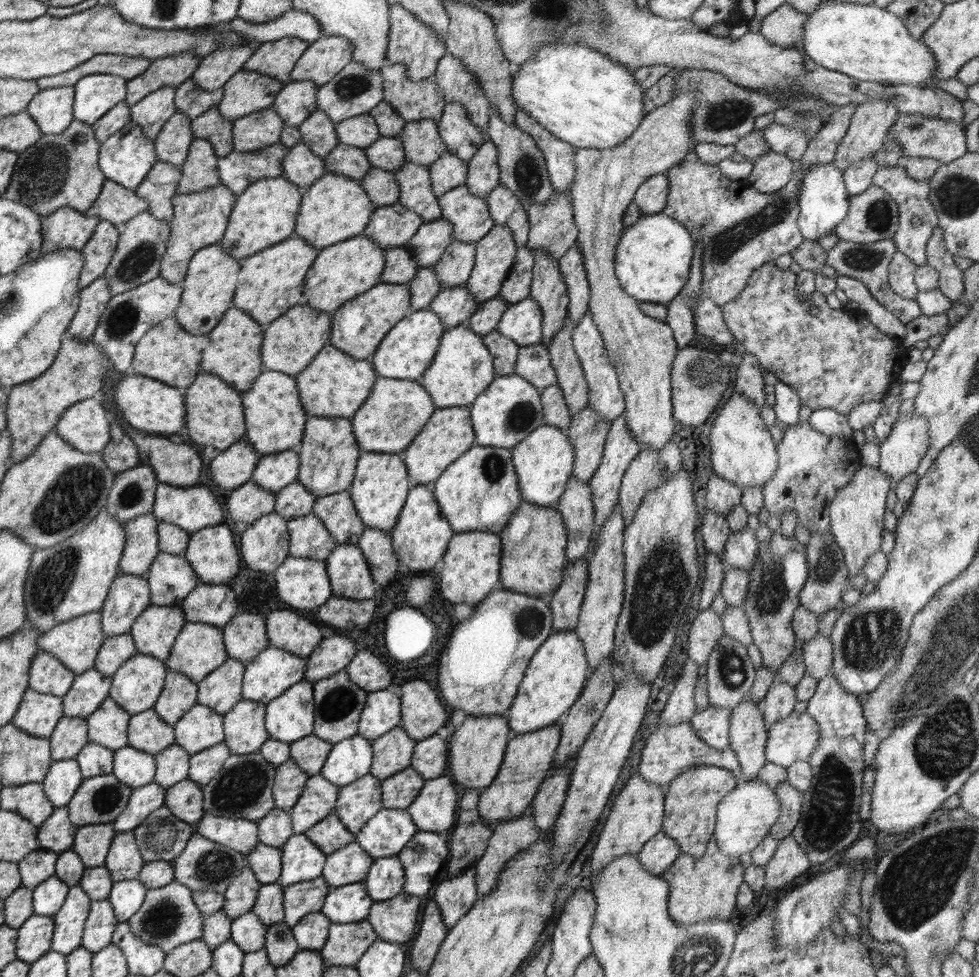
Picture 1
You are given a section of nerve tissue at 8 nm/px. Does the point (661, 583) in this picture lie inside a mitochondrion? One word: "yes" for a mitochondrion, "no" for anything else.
yes

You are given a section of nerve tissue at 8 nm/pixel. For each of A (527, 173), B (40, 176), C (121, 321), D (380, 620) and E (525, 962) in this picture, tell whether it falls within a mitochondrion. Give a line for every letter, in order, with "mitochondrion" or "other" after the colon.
A: mitochondrion
B: mitochondrion
C: mitochondrion
D: other
E: other

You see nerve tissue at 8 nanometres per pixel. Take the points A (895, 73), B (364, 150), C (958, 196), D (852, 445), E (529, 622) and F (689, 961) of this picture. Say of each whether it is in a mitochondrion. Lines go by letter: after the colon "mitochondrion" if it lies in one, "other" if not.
A: other
B: other
C: mitochondrion
D: other
E: mitochondrion
F: mitochondrion

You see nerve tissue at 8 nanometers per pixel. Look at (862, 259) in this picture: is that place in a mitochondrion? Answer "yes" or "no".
yes

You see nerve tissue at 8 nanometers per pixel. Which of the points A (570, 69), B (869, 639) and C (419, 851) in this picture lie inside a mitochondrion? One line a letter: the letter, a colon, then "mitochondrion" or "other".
A: other
B: mitochondrion
C: mitochondrion

